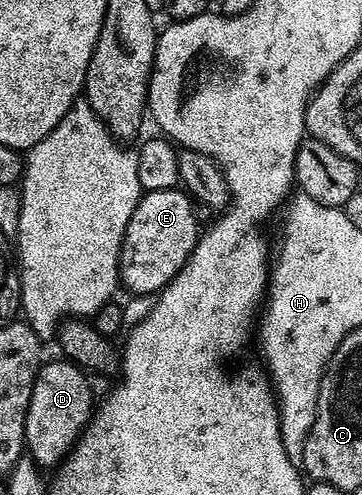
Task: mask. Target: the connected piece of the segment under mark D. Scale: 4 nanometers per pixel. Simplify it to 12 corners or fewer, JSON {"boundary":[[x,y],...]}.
{"boundary":[[46,361],[25,417],[25,450],[56,468],[95,409],[86,371]]}

